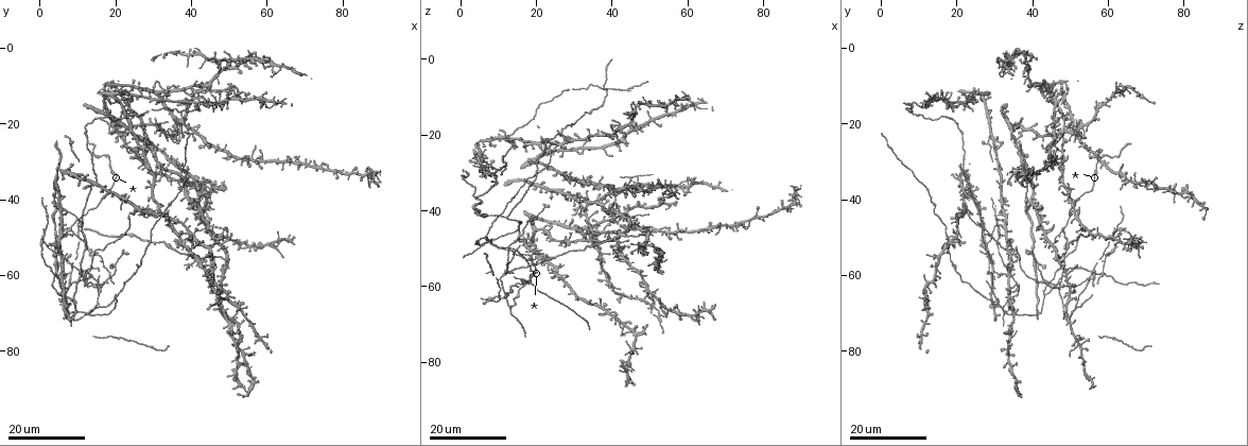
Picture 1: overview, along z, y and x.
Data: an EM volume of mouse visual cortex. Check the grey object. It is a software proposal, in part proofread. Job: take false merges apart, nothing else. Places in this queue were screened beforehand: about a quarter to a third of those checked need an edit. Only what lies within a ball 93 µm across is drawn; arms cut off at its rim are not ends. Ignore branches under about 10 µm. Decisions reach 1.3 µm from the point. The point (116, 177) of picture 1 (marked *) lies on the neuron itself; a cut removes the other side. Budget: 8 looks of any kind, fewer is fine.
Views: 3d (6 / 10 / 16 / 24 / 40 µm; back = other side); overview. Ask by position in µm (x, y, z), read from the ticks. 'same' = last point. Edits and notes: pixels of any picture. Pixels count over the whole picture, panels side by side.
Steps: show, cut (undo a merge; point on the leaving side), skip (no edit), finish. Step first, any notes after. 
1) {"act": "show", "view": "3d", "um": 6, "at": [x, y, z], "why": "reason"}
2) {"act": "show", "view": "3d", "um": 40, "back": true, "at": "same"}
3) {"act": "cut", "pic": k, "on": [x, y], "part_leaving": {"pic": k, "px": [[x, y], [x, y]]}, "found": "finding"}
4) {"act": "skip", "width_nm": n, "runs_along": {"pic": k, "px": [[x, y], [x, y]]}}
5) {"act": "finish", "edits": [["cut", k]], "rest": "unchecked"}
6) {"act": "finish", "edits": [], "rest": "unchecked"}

{"act": "show", "view": "3d", "um": 16, "at": [16.0, 65.0, 43.0], "why": "arms part here"}

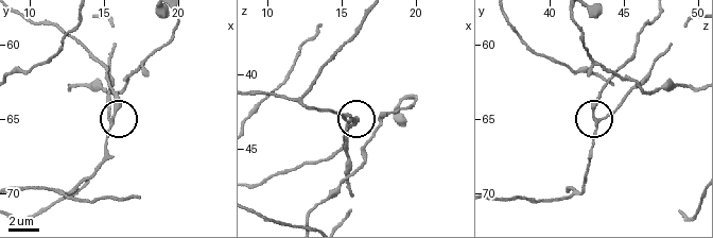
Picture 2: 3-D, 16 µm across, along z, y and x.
{"act": "show", "view": "3d", "um": 6, "at": [15.4, 65.2, 43.4]}

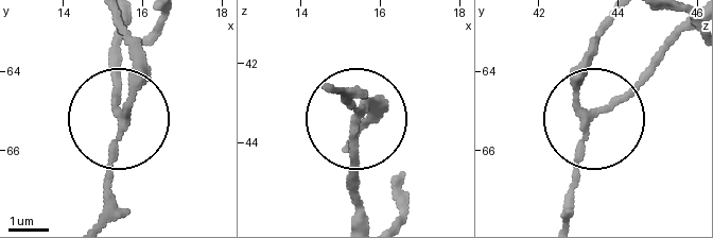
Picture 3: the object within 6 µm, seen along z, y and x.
{"act": "show", "view": "3d", "um": 6, "back": true, "at": [15.45, 65.20, 43.25]}

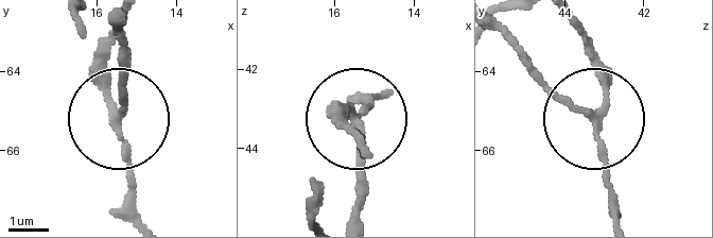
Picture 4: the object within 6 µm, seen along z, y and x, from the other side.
{"act": "skip", "arms": 3, "found": "one neuron here"}

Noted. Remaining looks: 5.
{"act": "show", "view": "3d", "um": 24, "at": [12.0, 69.5, 41.5], "why": "three-way junction"}

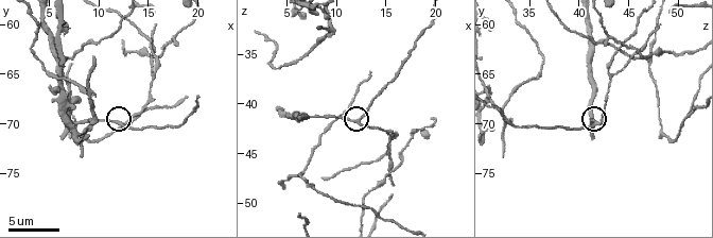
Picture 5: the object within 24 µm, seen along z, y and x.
{"act": "show", "view": "3d", "um": 10, "at": [12.2, 69.8, 41.8]}

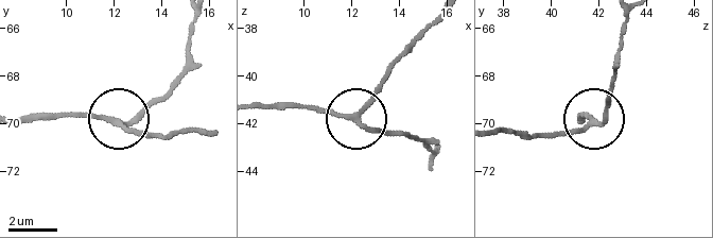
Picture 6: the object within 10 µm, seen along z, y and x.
{"act": "skip", "arms": 3, "runs_along": {"pic": 6, "px": [[194, 20], [189, 69], [129, 118], [34, 118]]}, "found": "continuous, no second neuron"}

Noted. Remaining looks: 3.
{"act": "show", "view": "3d", "um": 24, "at": [23.5, 45.0, 23.5], "why": "calibre changes"}

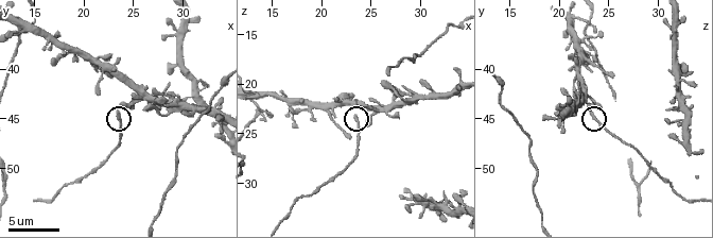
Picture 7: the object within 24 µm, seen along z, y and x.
{"act": "show", "view": "3d", "um": 10, "at": [23.6, 45.0, 23.4]}

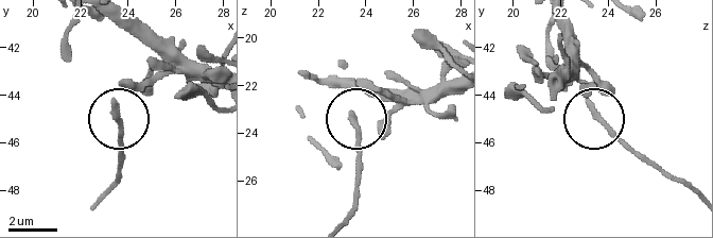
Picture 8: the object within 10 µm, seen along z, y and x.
{"act": "skip", "runs_along": {"pic": 8, "px": [[344, 217], [358, 180], [358, 119], [386, 119]]}, "found": "all the same neuron"}

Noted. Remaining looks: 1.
{"act": "finish", "edits": [], "rest": "unchecked"}

